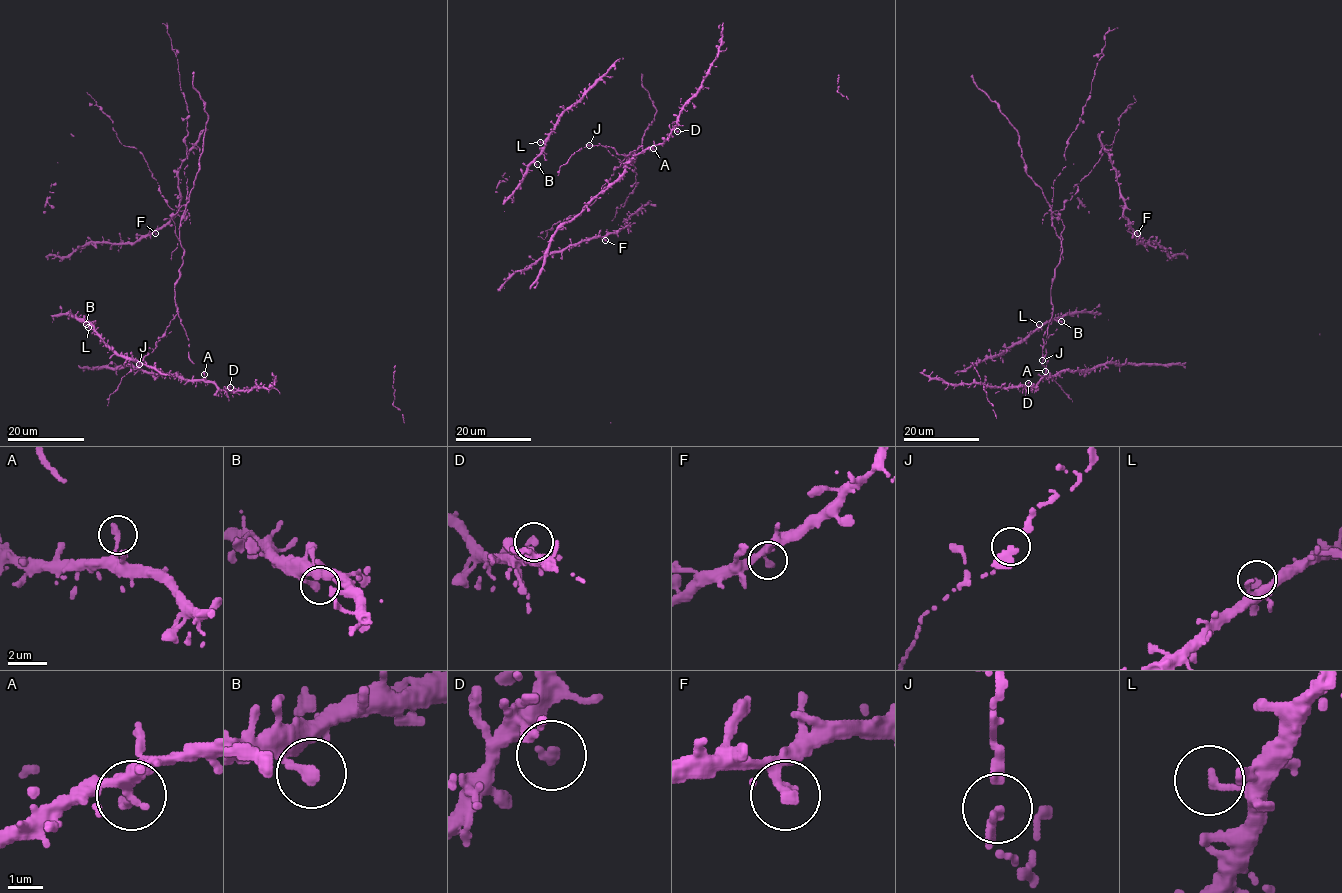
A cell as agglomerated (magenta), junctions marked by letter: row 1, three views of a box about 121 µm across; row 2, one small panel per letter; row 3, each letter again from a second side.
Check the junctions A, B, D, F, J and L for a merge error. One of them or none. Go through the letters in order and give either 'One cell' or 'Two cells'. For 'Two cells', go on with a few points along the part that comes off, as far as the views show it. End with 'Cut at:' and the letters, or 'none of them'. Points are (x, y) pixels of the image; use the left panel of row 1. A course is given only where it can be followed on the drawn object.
A: One cell
B: One cell
D: One cell
F: One cell
J: Two cells. Course of the part to remove: (140, 363), (177, 313), (174, 286), (182, 264), (179, 234), (187, 193), (187, 103), (171, 38), (162, 23)
L: One cell
Cut at: J

